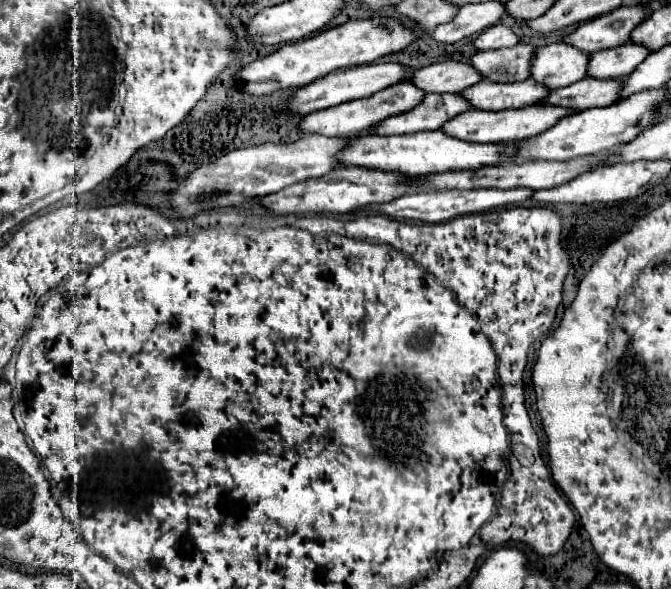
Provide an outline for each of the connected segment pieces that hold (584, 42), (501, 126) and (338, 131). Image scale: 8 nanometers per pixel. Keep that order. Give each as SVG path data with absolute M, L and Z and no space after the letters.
M621 6L609 14L583 22L577 30L563 36L561 42L575 46L581 52L593 54L607 48L617 48L629 40L631 30L649 14L647 6Z
M525 106L519 110L475 110L471 108L469 112L461 112L461 116L455 116L453 120L447 120L443 124L443 132L447 136L459 138L459 140L469 140L469 142L479 142L479 144L499 144L499 142L519 142L531 136L537 136L537 132L549 130L559 118L573 114L575 110L567 108L553 108L553 106Z
M401 82L401 84L393 84L369 98L359 98L359 100L351 100L333 108L325 108L325 110L315 110L311 114L307 114L301 122L299 122L299 130L301 132L309 132L309 134L321 134L321 136L329 136L329 138L349 138L355 136L359 132L363 132L365 128L389 118L391 114L401 114L411 110L413 106L417 106L423 100L425 92L415 88L411 82Z

